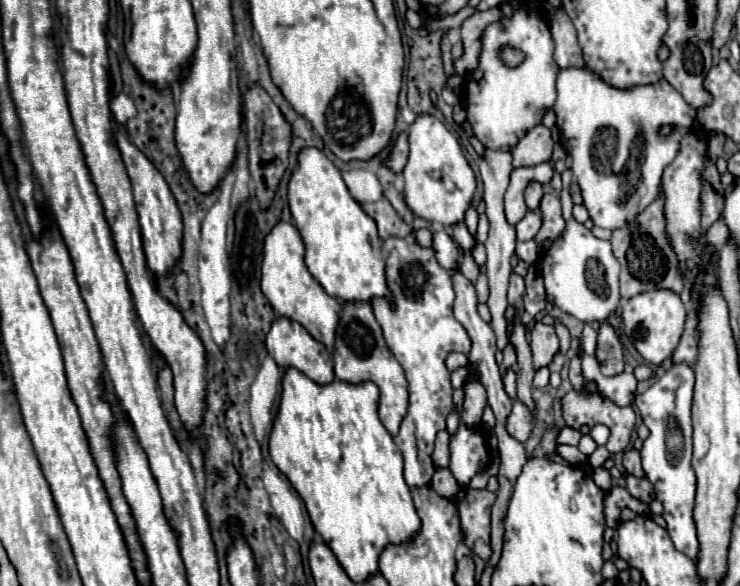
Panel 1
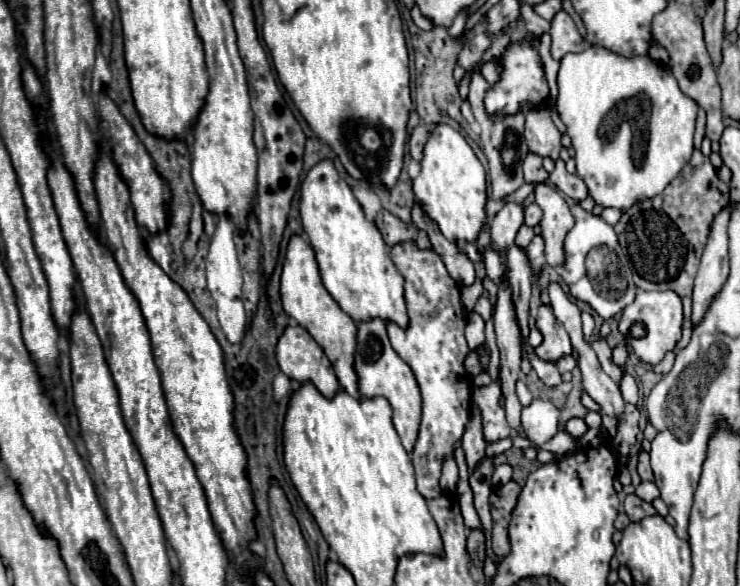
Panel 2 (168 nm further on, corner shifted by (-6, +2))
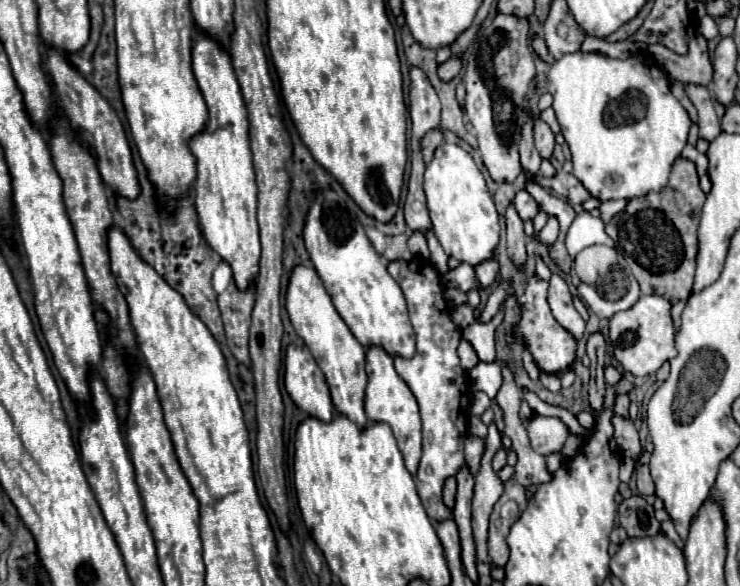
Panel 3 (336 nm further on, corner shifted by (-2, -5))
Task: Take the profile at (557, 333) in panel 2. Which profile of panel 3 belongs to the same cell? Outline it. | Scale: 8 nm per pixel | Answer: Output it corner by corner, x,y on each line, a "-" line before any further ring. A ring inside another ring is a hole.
537,274
527,280
523,294
517,296
517,302
521,304
521,320
517,324
517,334
521,334
525,346
535,358
535,364
541,372
547,374
561,374
569,370
575,362
575,352
577,352
577,342
571,332
559,326
559,322
553,318
549,304
547,304
547,286
549,282
539,280

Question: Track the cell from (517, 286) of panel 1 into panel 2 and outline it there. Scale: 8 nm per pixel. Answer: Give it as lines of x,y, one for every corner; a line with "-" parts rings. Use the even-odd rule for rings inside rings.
523,225
523,227
519,229
517,237
515,237
515,245
517,245
517,247
521,247
521,249
525,249
525,247
531,243
531,239
533,239
533,237
535,237
533,229
531,229
531,227
527,227
527,225

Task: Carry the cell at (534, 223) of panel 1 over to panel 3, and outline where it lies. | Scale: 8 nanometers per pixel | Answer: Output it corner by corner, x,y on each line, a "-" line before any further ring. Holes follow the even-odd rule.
519,190
513,198
513,204
523,220
531,220
535,212
539,212
539,204
533,200
533,196
527,190

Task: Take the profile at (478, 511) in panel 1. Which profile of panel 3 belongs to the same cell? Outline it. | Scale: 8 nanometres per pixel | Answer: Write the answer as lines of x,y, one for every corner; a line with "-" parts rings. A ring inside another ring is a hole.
515,480
505,482
505,492
497,500
493,514
491,514
491,524
489,524
489,556
493,566
503,568
509,560
509,548
505,538
509,536
511,526
519,516
523,514
527,506
527,494
525,488

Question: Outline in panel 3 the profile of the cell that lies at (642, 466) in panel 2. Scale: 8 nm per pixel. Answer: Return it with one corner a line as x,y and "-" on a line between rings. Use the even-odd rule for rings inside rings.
643,464
641,468
635,470
635,474
637,474
637,488
639,488
639,492
641,492
643,496
655,494
655,486
653,486
653,480
651,480
651,476
649,476
649,466

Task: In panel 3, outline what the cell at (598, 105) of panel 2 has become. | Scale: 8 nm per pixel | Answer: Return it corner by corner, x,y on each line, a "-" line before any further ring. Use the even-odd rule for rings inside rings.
573,52
563,56
551,66
549,72
549,92
553,96
553,108
561,124
561,134
565,136
571,156
573,156
573,174
583,182
591,196
605,200
631,200
635,196
645,196
647,192
663,188
669,180
671,164
679,158
683,146
687,144
687,132
691,128
689,114
679,104
679,100
669,90
669,78
659,64
645,56
633,54
625,60
615,60
601,54
-
619,100
617,122
605,122
603,114
609,102

